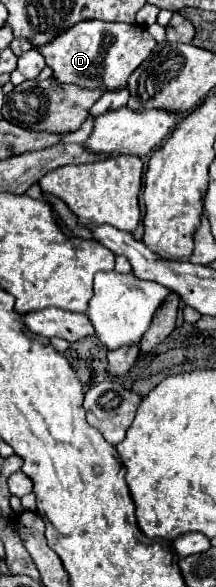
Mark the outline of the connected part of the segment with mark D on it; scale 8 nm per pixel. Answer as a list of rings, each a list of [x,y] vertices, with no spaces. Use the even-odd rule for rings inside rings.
[[[88,20],[76,24],[72,30],[60,34],[60,38],[48,42],[48,46],[40,46],[38,50],[44,54],[46,64],[54,70],[58,82],[76,82],[84,88],[122,88],[126,86],[128,76],[148,58],[148,54],[156,48],[156,40],[150,32],[140,24],[118,24],[118,22],[102,22]]]

